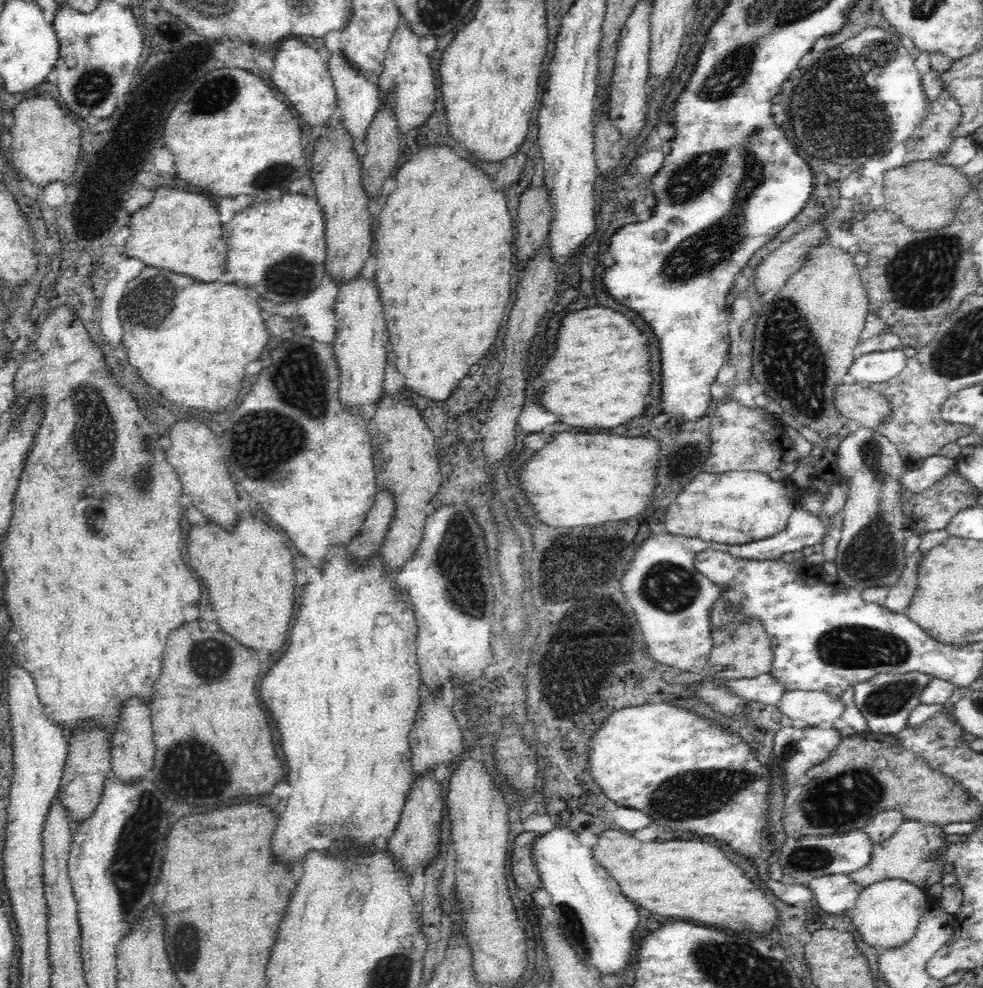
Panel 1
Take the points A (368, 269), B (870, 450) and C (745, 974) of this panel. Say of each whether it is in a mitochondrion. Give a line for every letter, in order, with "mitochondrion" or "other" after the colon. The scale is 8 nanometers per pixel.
A: other
B: mitochondrion
C: mitochondrion

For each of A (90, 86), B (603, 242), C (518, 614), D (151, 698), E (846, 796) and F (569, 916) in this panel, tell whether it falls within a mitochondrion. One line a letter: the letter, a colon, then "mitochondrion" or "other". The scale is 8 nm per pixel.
A: mitochondrion
B: other
C: other
D: other
E: mitochondrion
F: mitochondrion

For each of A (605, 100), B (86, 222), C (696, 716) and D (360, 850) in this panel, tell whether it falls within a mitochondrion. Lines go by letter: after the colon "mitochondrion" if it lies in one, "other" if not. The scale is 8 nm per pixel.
A: other
B: other
C: other
D: other

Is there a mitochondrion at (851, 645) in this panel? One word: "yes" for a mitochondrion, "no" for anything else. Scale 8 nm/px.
yes

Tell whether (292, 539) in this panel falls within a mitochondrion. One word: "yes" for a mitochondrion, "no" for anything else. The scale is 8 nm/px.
no

